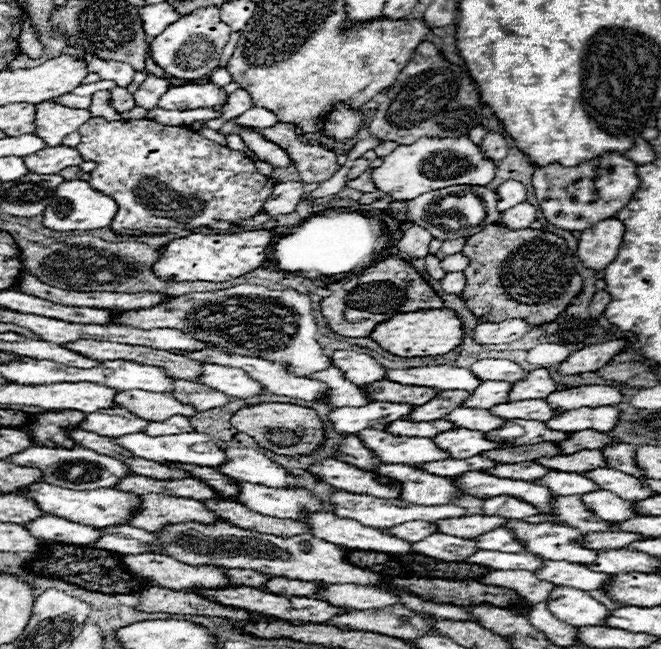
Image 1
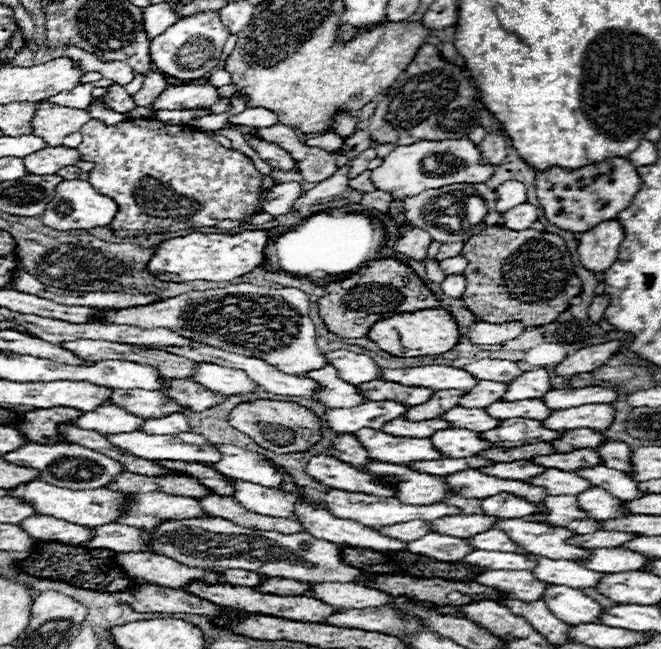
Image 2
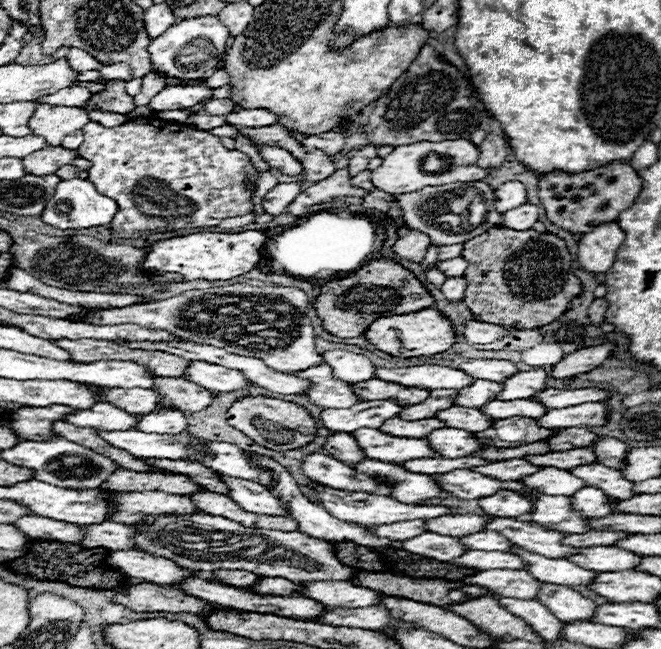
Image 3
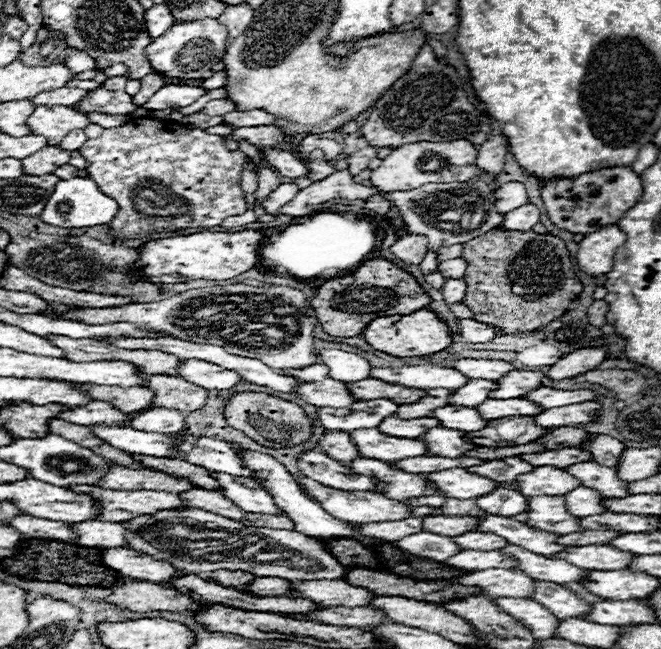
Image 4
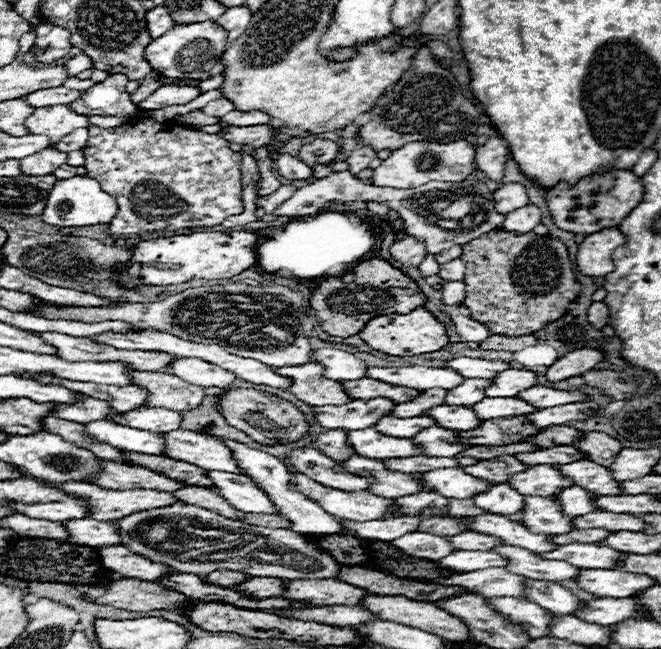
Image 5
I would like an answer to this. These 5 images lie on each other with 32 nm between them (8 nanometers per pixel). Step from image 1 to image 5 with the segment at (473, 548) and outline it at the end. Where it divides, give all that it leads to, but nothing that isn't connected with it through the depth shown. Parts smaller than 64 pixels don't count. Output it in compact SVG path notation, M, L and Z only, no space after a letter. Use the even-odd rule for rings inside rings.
M428 532L404 534L402 538L394 540L392 546L396 546L398 550L404 550L406 554L412 554L414 558L432 558L432 560L440 560L456 552L456 548L450 544L448 538L428 534Z

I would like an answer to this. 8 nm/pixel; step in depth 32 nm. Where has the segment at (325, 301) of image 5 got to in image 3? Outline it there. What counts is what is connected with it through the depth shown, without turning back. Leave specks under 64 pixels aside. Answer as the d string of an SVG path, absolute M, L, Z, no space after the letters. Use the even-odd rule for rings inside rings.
M388 258L372 260L360 270L352 272L352 276L324 284L322 294L314 302L318 318L324 324L324 330L340 338L364 336L368 326L378 318L416 312L416 310L432 308L434 304L436 300L422 286L422 282L408 268Z

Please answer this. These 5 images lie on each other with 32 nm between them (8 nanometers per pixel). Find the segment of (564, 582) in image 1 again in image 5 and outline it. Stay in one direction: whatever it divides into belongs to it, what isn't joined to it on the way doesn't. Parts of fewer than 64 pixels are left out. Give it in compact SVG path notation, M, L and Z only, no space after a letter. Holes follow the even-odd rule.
M498 546L496 550L500 550L504 558L512 558L506 570L520 570L520 574L532 580L562 582L562 580L576 580L580 574L580 568L568 564L566 560L544 560L532 554L530 550L518 546Z

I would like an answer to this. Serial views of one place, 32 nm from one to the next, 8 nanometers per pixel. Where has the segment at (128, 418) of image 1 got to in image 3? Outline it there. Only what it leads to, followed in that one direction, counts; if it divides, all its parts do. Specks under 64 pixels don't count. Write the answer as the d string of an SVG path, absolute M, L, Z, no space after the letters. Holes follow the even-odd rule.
M98 402L92 410L80 410L72 418L66 418L70 424L80 428L94 428L94 430L134 430L138 418L116 408L108 402Z

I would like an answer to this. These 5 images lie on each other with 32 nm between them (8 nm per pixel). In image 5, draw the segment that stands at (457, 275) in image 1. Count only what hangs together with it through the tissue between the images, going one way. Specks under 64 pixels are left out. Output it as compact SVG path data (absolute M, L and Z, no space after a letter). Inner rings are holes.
M458 280L458 282L446 282L442 286L442 300L446 304L462 304L466 298L464 294L464 282Z

